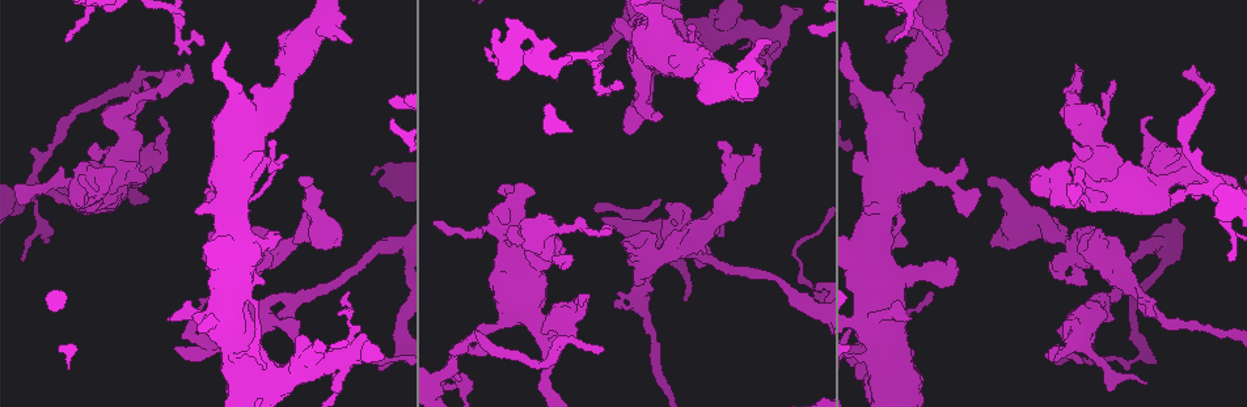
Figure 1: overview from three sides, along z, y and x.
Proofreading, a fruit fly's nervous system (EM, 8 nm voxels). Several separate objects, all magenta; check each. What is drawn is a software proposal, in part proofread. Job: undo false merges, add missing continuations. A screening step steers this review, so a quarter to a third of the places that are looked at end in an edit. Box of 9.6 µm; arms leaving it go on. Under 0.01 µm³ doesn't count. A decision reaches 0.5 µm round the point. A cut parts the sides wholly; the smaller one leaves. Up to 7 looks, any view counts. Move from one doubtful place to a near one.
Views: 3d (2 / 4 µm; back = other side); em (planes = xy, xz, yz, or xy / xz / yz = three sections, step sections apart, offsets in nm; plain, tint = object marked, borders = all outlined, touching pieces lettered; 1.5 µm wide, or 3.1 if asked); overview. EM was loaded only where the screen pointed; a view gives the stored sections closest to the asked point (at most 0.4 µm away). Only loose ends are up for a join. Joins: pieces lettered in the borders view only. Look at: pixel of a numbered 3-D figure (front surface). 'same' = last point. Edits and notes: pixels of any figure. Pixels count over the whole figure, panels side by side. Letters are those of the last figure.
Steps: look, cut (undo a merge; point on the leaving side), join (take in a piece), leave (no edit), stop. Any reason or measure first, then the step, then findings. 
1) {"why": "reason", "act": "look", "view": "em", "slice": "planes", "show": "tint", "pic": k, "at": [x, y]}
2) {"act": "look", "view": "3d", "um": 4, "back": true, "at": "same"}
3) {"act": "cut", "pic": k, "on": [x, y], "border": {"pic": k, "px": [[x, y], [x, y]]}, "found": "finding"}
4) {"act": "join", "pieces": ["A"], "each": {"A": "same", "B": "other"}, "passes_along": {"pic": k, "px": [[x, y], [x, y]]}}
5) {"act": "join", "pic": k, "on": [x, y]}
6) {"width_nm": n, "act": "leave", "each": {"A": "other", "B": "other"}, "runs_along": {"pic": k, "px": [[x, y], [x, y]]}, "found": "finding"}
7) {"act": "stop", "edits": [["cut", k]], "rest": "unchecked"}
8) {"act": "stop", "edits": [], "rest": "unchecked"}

{"why": "stops while still wide", "act": "look", "view": "3d", "um": 4, "pic": 1, "at": [908, 241]}

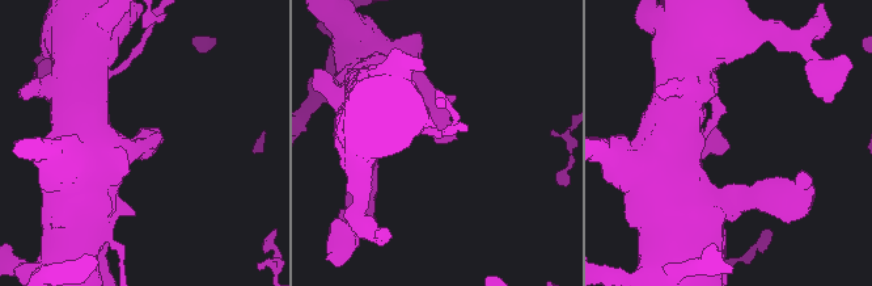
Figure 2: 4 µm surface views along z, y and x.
{"why": "shape alone is not enough", "act": "look", "view": "em", "slice": "planes", "show": "borders", "pic": 2, "at": [456, 138]}

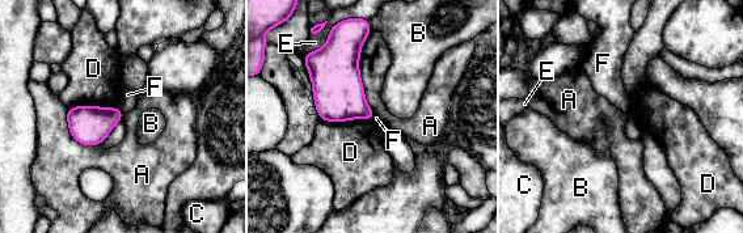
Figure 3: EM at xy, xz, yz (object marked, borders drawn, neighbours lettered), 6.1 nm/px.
{"longest_contact_nm": ["A", 500], "act": "leave", "each": {"A": "other", "B": "other", "C": "other", "D": "other", "E": "other", "F": "other"}, "found": "none of them fits"}

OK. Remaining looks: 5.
{"why": "four or more arms meet", "act": "look", "view": "3d", "um": 2, "pic": 1, "at": [771, 38]}

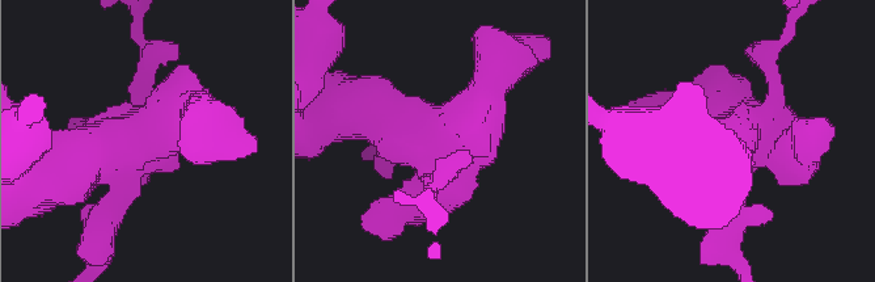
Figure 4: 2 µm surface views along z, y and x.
{"act": "look", "view": "em", "slice": "xy", "step": 8, "show": "plain", "pic": 4, "at": [141, 138]}

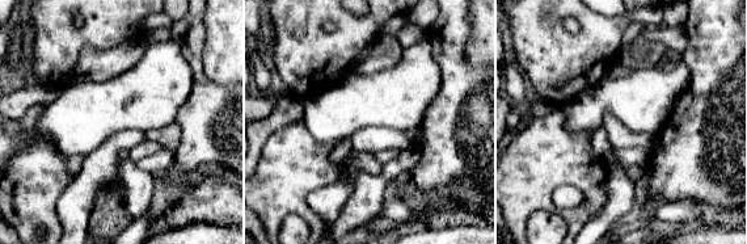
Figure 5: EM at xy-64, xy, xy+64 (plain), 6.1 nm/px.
{"why": "what lies round it", "act": "look", "view": "em", "slice": "xy", "step": 8, "show": "borders", "at": "same"}

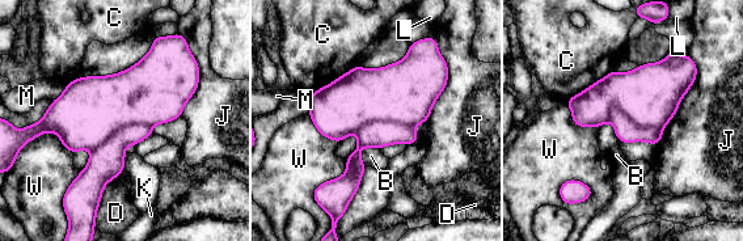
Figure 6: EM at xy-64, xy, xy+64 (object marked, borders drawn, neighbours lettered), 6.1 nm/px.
{"act": "leave", "each": {"B": "other", "C": "other", "D": "other", "J": "other", "K": "other", "L": "other", "M": "other", "W": "other"}, "border": {"pic": 6, "px": [[357, 66], [309, 94]]}, "found": "continuous, no second cell"}

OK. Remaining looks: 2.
{"why": "a fork", "act": "look", "view": "em", "slice": "planes", "show": "tint", "pic": 1, "at": [285, 297]}

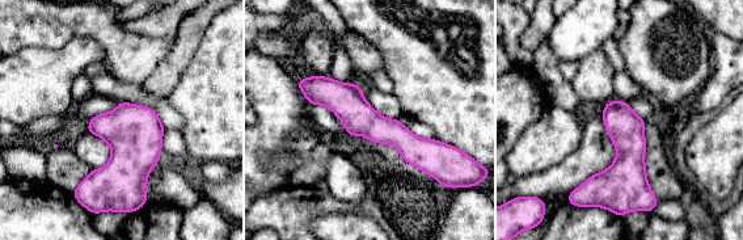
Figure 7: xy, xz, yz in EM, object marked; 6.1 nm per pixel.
{"why": "see the neighbours", "act": "look", "view": "em", "slice": "planes", "show": "borders", "at": "same"}

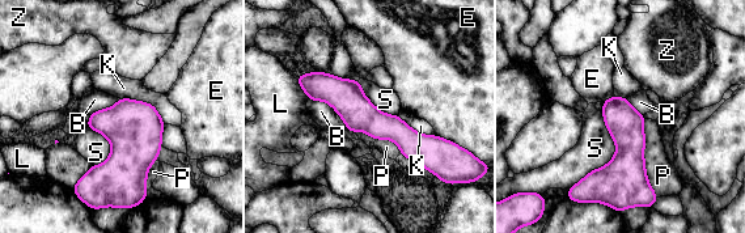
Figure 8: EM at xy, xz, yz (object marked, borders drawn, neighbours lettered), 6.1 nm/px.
{"act": "leave", "each": {"B": "other", "E": "other", "K": "other", "L": "other", "P": "other", "S": "other", "Z": "other"}, "border": {"pic": 8, "px": [[308, 98], [325, 101], [348, 130]]}, "found": "all the same cell"}

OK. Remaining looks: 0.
{"act": "stop", "edits": [], "rest": "unchecked"}

